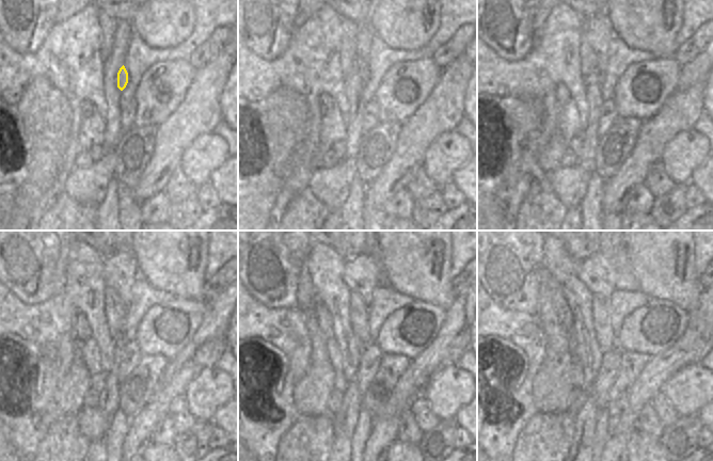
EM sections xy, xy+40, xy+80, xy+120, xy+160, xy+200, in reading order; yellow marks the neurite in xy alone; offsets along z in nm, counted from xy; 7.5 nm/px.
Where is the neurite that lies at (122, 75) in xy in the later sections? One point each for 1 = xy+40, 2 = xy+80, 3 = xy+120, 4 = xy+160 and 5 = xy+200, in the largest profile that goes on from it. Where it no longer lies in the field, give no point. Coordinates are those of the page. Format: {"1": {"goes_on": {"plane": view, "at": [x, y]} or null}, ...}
{"1": {"goes_on": {"plane": "xy+40", "at": [364, 34]}}, "2": {"goes_on": {"plane": "xy+80", "at": [598, 29]}}, "3": {"goes_on": {"plane": "xy+120", "at": [121, 271]}}, "4": {"goes_on": {"plane": "xy+160", "at": [361, 273]}}, "5": {"goes_on": {"plane": "xy+200", "at": [593, 271]}}}

